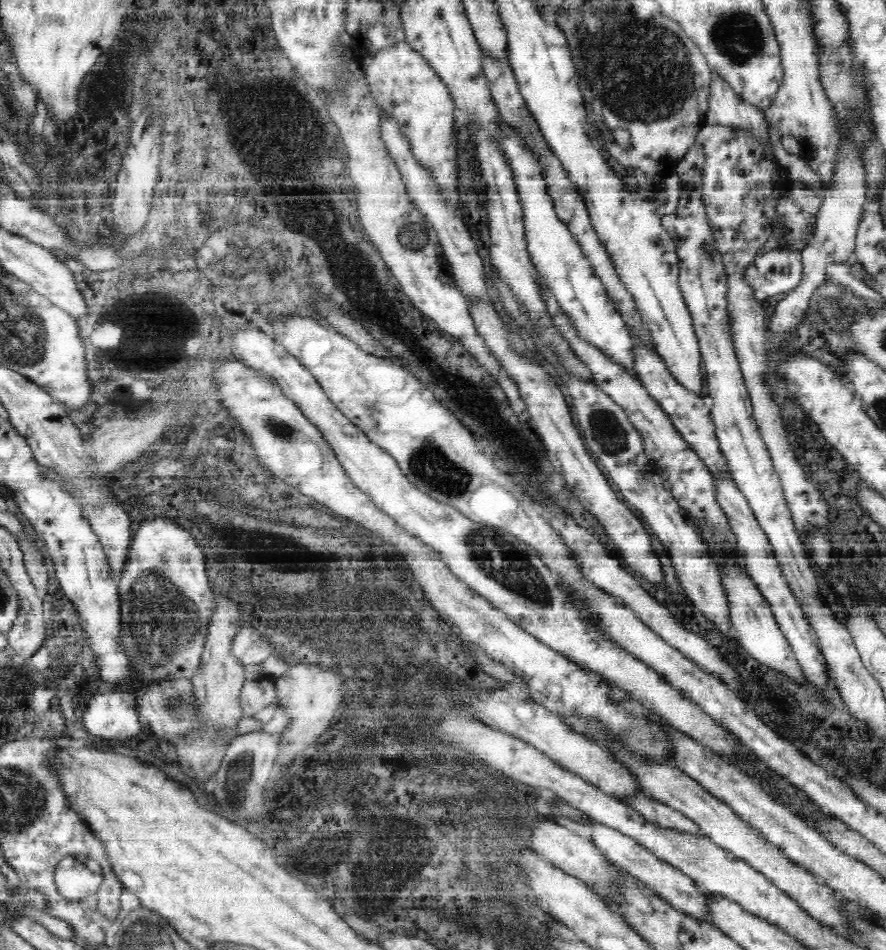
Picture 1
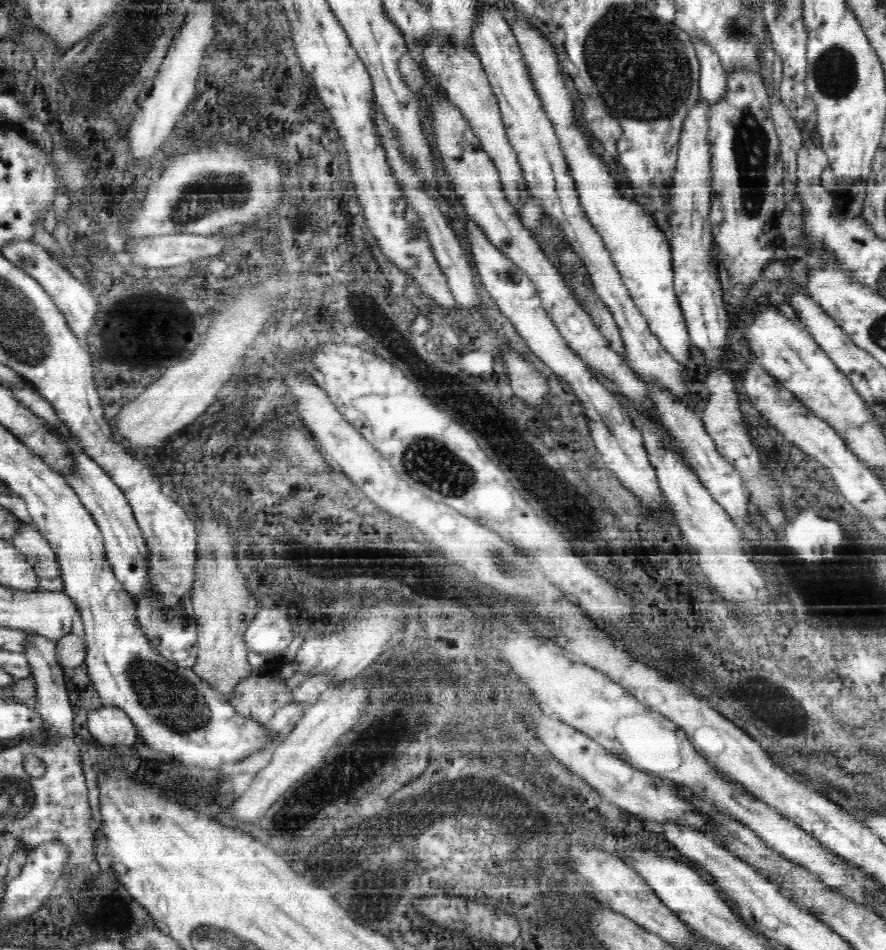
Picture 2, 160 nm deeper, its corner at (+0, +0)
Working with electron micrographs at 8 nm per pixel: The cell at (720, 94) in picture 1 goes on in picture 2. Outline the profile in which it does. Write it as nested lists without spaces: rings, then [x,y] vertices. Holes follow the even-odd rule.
[[[692,40],[695,46],[695,53],[700,64],[700,95],[711,106],[714,106],[718,100],[724,98],[726,94],[726,78],[728,78],[725,69],[721,63],[721,58],[717,56],[716,51],[704,41]]]

